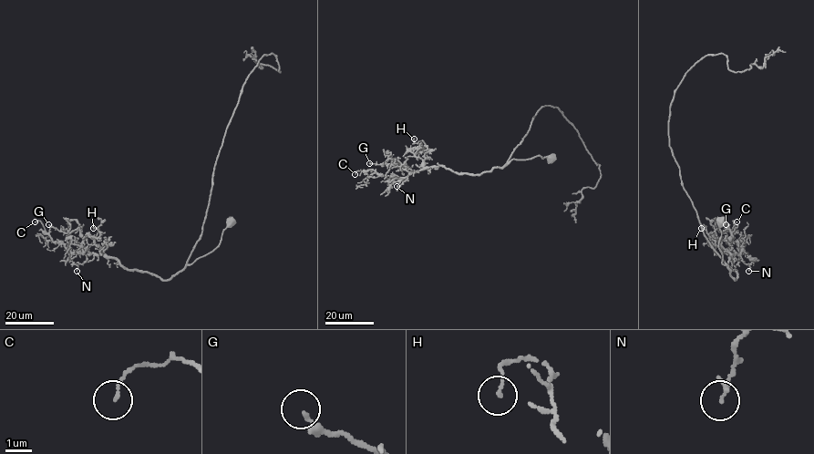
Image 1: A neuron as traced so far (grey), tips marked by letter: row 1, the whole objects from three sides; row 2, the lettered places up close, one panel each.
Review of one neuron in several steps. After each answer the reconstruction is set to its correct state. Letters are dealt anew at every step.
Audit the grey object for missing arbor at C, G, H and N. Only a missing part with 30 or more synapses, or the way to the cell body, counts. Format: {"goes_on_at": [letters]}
{"goes_on_at": []}

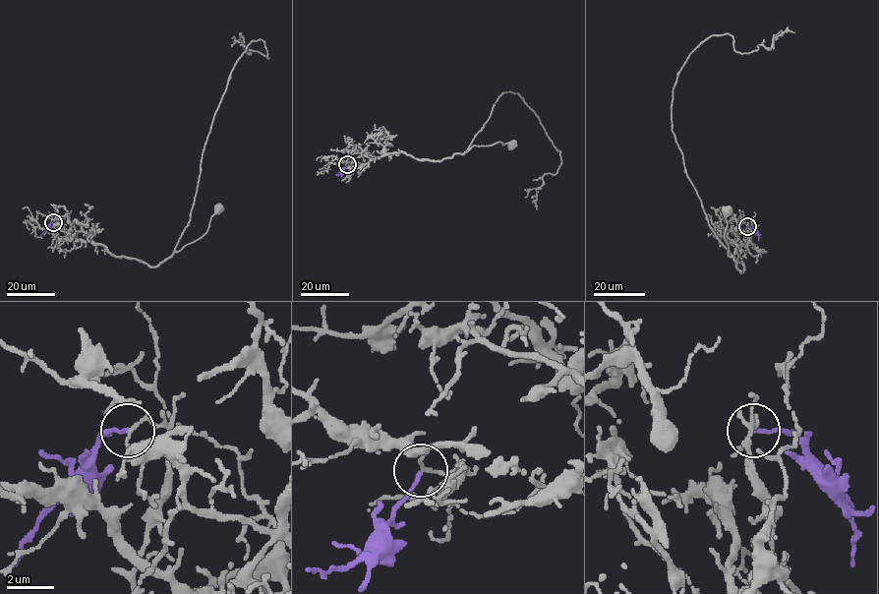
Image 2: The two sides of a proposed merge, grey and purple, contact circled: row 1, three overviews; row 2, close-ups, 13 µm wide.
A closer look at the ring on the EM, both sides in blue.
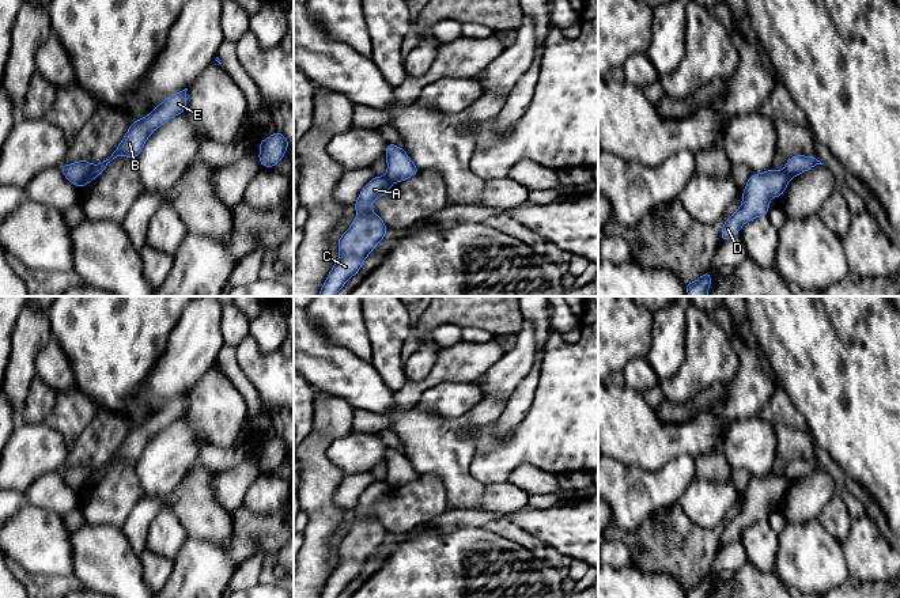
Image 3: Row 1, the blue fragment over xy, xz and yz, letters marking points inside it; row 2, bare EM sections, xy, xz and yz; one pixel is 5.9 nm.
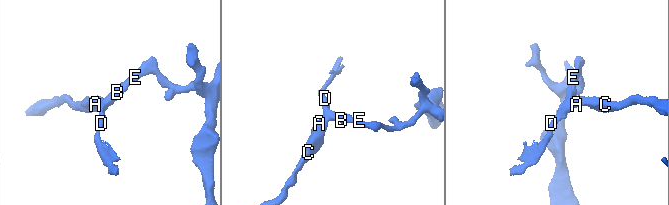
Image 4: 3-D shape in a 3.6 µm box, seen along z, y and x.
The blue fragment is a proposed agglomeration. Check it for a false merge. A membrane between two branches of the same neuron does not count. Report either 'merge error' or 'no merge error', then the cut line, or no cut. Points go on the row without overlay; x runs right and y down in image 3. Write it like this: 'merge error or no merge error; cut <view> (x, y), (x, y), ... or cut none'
merge error; cut xy (93, 470), (80, 489)

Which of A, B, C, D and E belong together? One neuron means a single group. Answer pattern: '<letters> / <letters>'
A C / B D E

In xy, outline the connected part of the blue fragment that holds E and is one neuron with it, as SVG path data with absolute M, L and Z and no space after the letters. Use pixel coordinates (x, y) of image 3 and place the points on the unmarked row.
M188 393L166 402L160 409L155 412L151 419L131 428L129 435L124 440L117 454L109 463L92 470L82 491L90 488L94 482L101 480L102 476L106 474L109 468L117 461L129 461L132 463L136 463L151 438L162 428L185 415L188 406L186 395Z

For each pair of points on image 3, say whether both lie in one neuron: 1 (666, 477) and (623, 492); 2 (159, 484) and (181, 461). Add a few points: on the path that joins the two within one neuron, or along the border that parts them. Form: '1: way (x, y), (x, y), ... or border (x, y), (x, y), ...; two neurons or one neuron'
1: way (655, 488), (647, 492), (634, 492); one neuron
2: way (163, 479), (176, 466); one neuron

